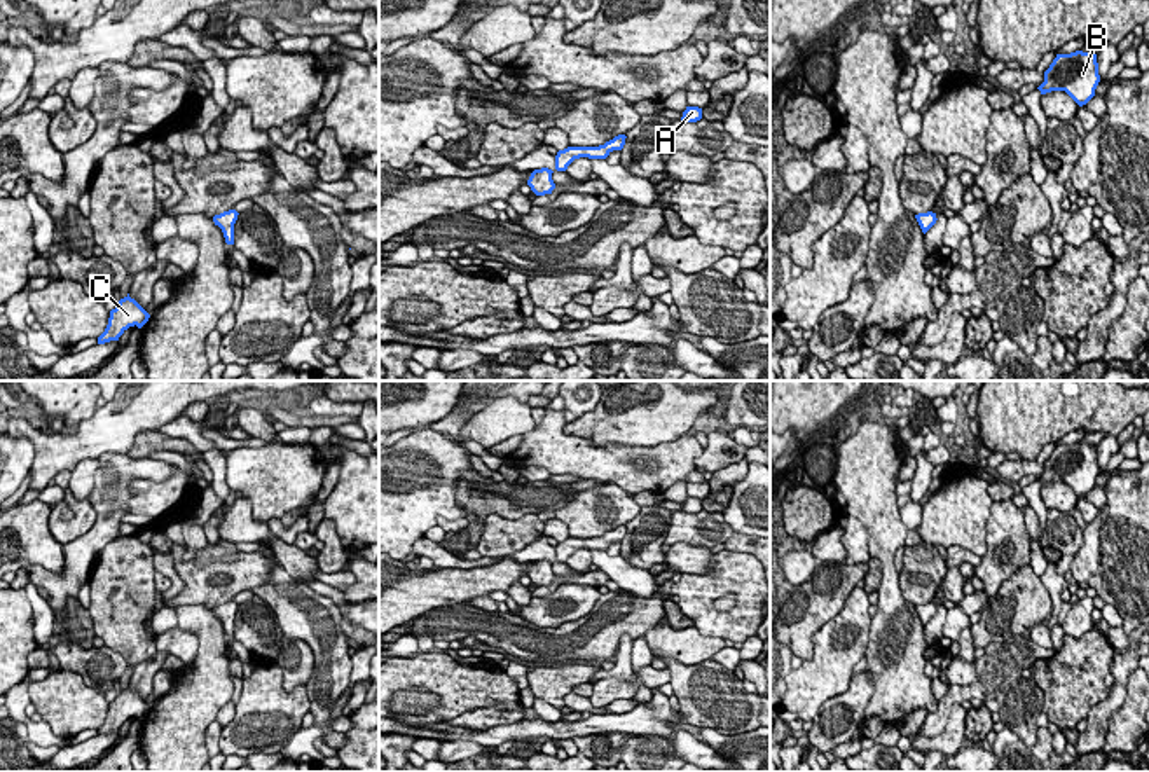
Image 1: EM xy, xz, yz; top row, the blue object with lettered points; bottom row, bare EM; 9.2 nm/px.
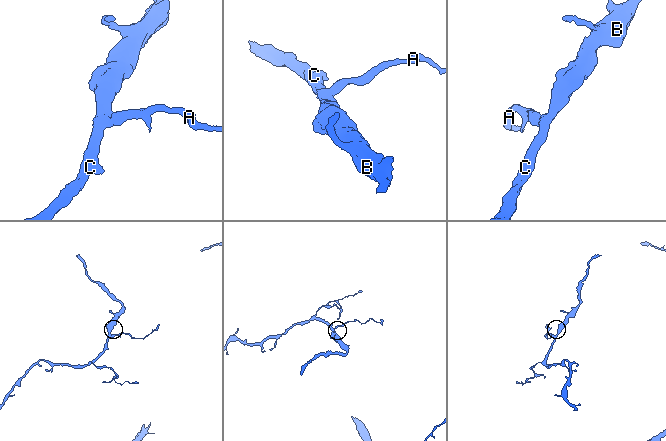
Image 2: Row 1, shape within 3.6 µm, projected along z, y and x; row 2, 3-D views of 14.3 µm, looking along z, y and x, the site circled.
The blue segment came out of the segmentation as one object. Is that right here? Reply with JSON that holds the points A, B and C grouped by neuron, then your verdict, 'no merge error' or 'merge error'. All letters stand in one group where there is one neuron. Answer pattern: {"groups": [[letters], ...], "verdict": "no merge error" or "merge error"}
{"groups": [["A", "B", "C"]], "verdict": "no merge error"}

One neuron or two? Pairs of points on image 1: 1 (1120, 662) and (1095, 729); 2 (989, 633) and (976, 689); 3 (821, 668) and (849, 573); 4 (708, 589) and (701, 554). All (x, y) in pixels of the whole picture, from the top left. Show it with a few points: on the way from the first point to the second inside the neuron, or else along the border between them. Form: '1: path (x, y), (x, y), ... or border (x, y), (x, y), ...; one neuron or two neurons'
1: path (1120, 678), (1114, 699), (1100, 713); one neuron
2: border (1024, 633), (983, 647); two neurons
3: border (856, 587), (814, 634), (814, 645); two neurons
4: border (715, 554), (704, 572), (685, 572), (681, 575); two neurons

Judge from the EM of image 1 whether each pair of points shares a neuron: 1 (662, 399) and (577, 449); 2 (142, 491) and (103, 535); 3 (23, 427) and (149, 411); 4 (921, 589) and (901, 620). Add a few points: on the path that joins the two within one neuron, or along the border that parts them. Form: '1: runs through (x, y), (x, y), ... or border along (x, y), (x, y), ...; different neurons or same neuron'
1: border along (563, 427), (566, 434), (598, 444), (632, 448); different neurons
2: border along (154, 479), (130, 482), (128, 512); different neurons
3: runs through (55, 444), (86, 444), (117, 421); same neuron
4: border along (898, 573), (901, 594), (915, 605); different neurons

